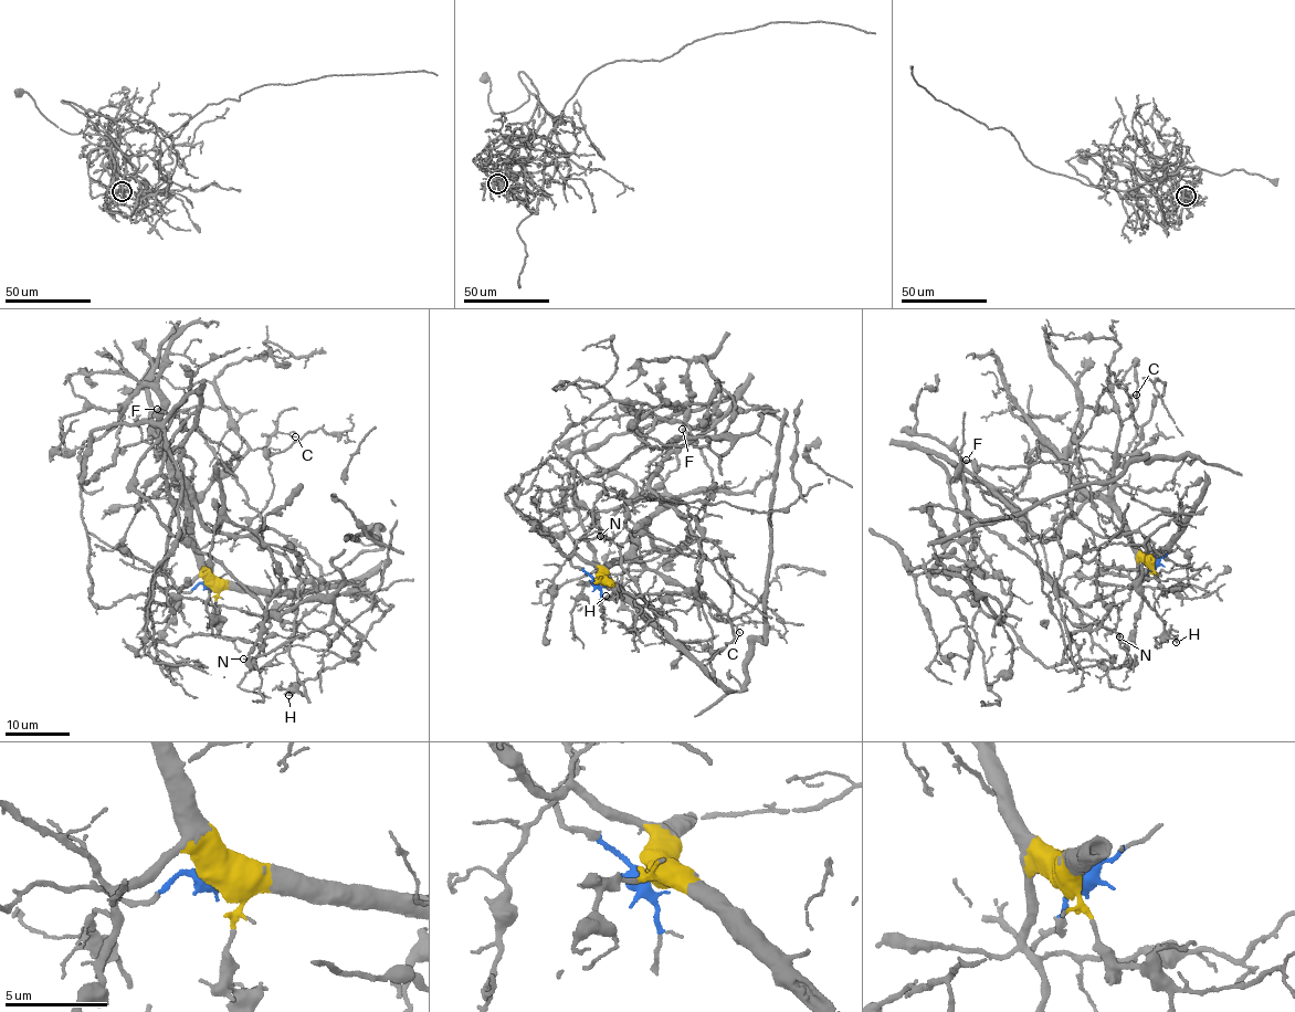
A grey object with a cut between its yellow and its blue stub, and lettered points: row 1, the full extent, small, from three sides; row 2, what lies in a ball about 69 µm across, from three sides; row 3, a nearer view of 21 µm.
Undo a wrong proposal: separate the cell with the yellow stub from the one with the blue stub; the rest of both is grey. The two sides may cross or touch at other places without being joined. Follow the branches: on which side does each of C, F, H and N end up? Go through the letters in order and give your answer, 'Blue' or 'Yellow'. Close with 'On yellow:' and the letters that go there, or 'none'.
C: Yellow
F: Yellow
H: Yellow
N: Blue
On yellow: C, F, H

